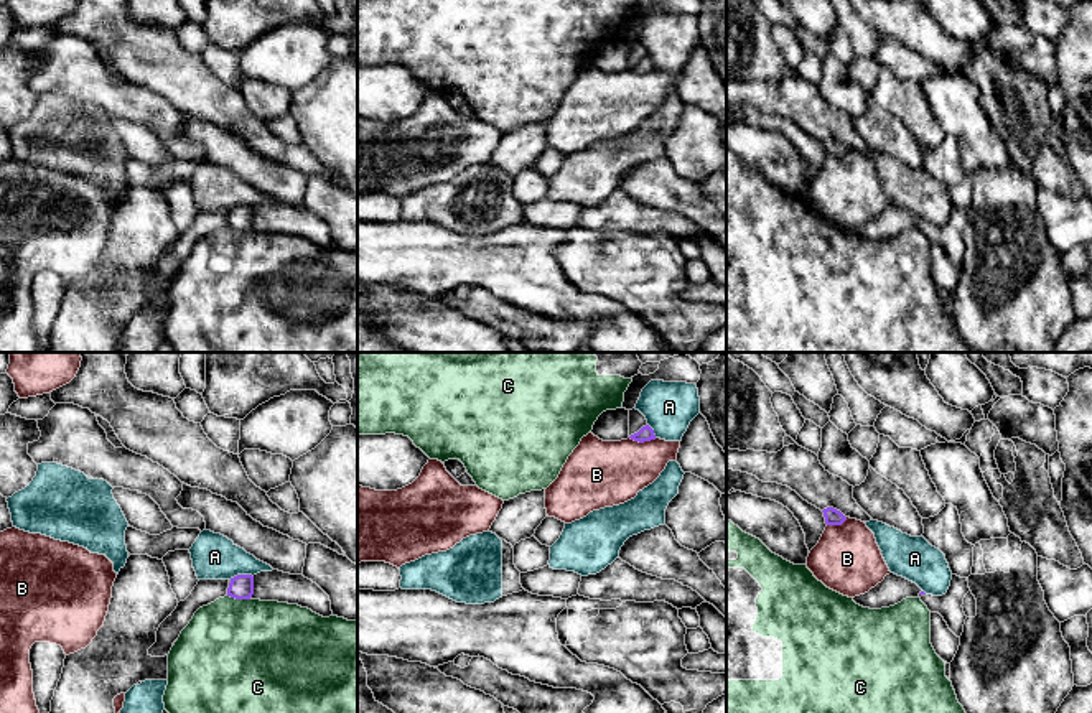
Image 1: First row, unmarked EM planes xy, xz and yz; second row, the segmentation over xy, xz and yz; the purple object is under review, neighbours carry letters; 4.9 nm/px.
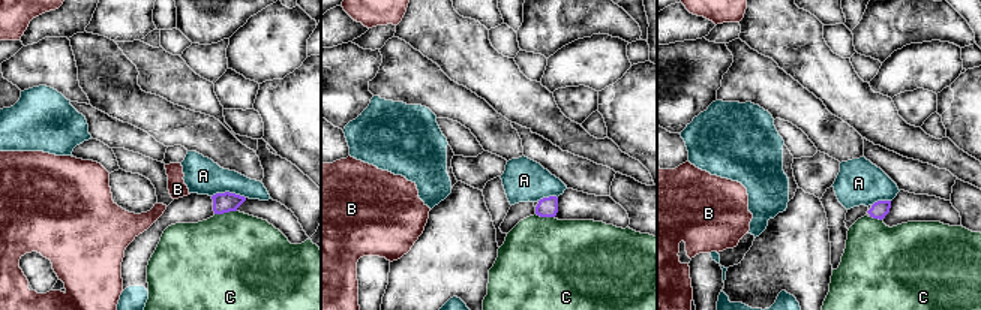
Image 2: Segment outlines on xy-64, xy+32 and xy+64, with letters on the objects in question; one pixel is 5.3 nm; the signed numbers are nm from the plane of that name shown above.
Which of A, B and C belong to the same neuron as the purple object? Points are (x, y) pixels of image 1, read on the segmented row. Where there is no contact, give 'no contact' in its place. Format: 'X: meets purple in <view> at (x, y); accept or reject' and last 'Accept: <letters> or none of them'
A: meets purple in xy at (241, 575); reject
B: meets purple in xz at (643, 442); reject
C: meets purple in xy at (239, 598); reject
Accept: none of them

